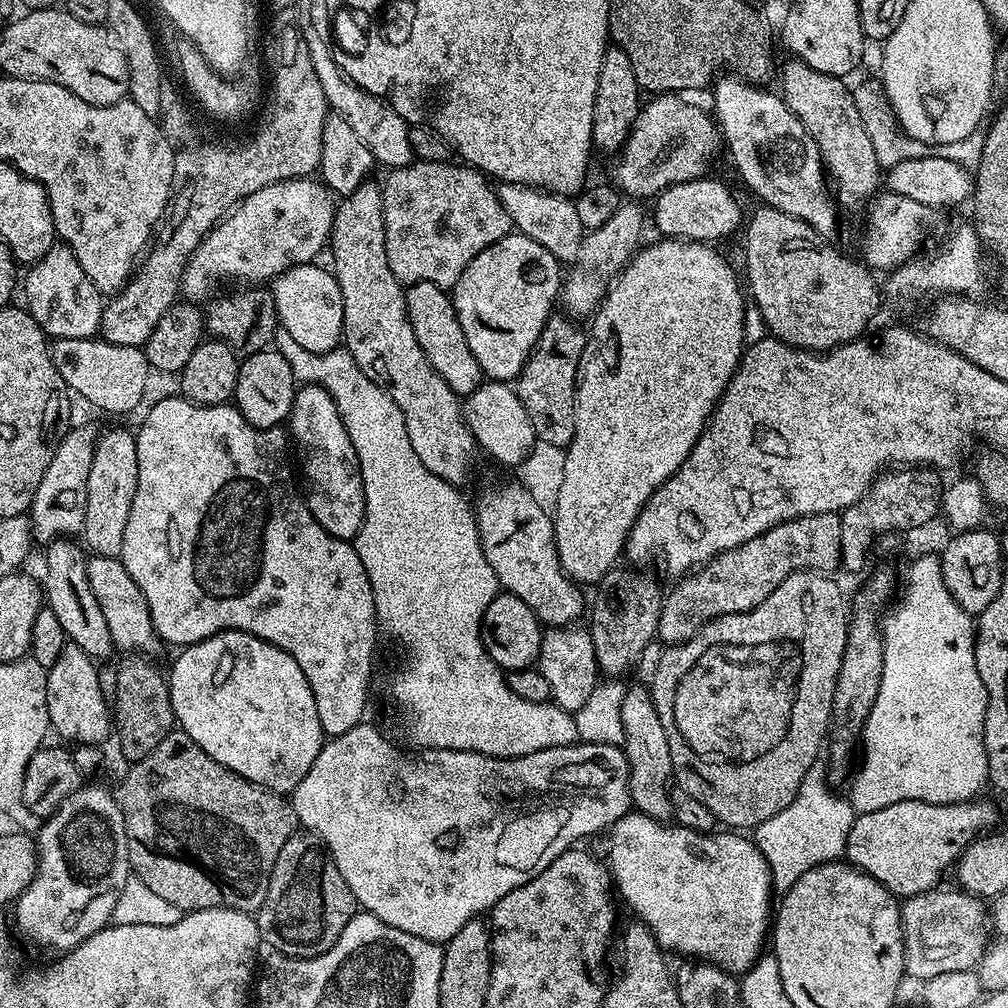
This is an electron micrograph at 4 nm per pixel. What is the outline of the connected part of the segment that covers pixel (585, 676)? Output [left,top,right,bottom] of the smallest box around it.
[538,627,598,714]

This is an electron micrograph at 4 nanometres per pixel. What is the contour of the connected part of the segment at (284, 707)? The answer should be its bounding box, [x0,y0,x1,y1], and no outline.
[167,630,326,794]

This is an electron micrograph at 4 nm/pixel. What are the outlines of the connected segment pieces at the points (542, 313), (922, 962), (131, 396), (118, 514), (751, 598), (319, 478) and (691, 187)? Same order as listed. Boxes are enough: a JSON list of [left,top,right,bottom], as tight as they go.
[[450,234,562,381],[900,890,990,982],[49,338,148,414],[83,428,138,557],[656,512,841,644],[288,385,364,541],[655,178,741,242]]

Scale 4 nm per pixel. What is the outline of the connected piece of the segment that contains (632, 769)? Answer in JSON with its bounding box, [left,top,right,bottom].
[620,688,674,821]

